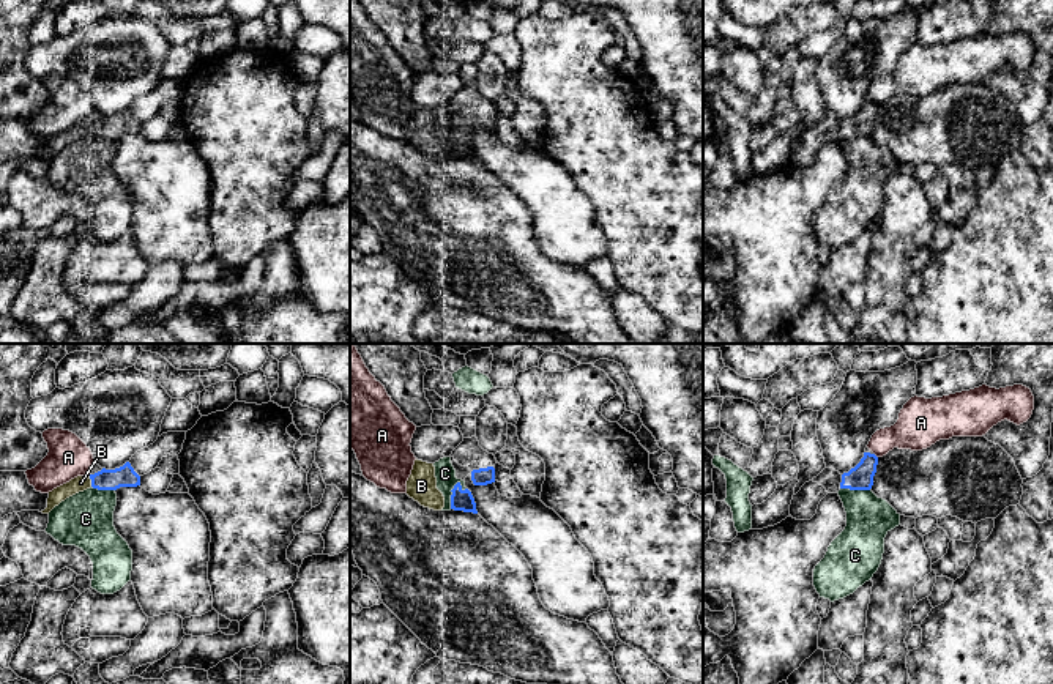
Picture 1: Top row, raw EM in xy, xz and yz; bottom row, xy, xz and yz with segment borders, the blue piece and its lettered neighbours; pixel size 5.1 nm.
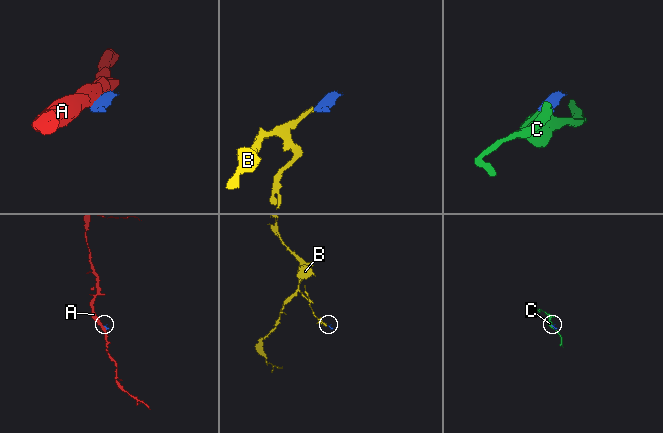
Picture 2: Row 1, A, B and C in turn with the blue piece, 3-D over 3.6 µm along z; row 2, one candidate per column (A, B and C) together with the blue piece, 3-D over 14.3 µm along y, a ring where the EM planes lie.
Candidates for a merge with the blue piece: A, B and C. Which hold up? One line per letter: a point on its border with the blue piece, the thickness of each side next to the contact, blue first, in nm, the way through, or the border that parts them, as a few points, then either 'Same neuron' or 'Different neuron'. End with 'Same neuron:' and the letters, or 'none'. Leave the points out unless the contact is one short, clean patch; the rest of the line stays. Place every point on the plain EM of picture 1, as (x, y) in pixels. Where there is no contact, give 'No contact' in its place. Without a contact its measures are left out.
A: Touches blue at yz (875, 103). Thickness 130 nm (blue) against 220 nm. Different neuron
B: Touches blue at xy (92, 128). Thickness 110 nm (blue) against 80 nm. Same neuron
C: Touches blue at xz (451, 142). Thickness 110 nm (blue) against 110 nm. Different neuron
Same neuron: B

